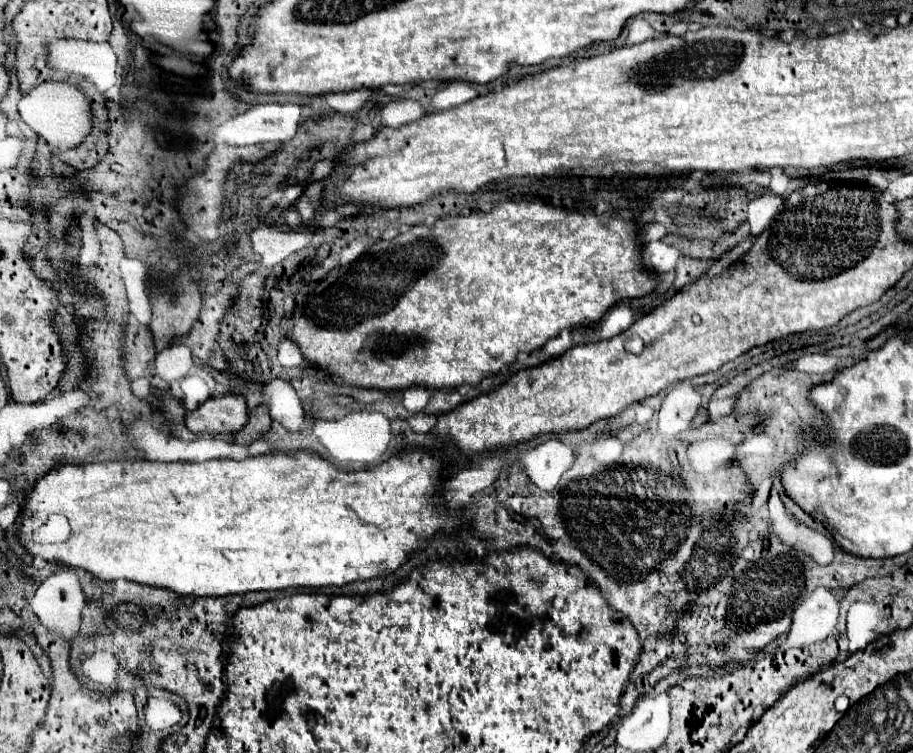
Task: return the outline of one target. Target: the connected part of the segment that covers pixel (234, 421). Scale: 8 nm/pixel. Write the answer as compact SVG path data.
M224 395L204 401L186 417L186 427L192 433L236 433L248 421L246 399L240 395Z

